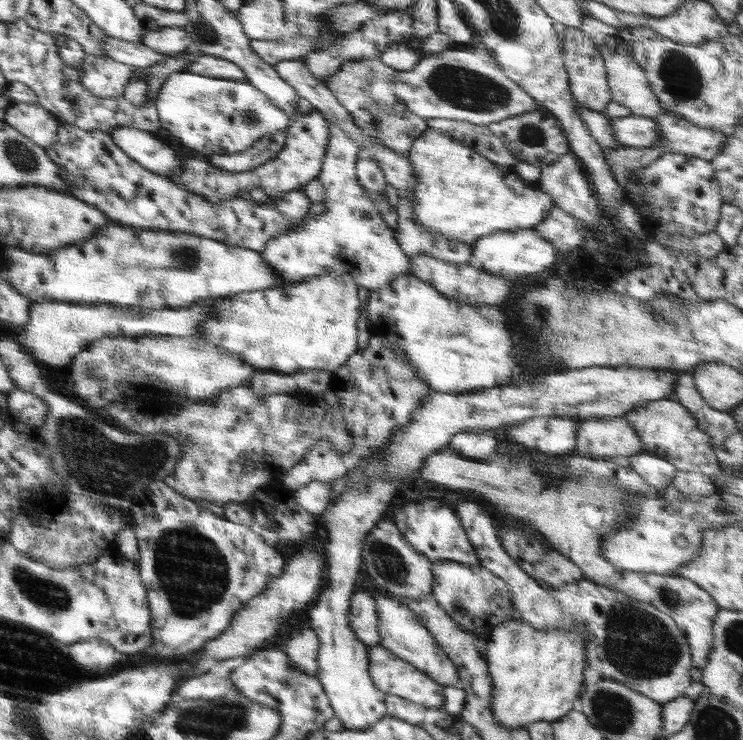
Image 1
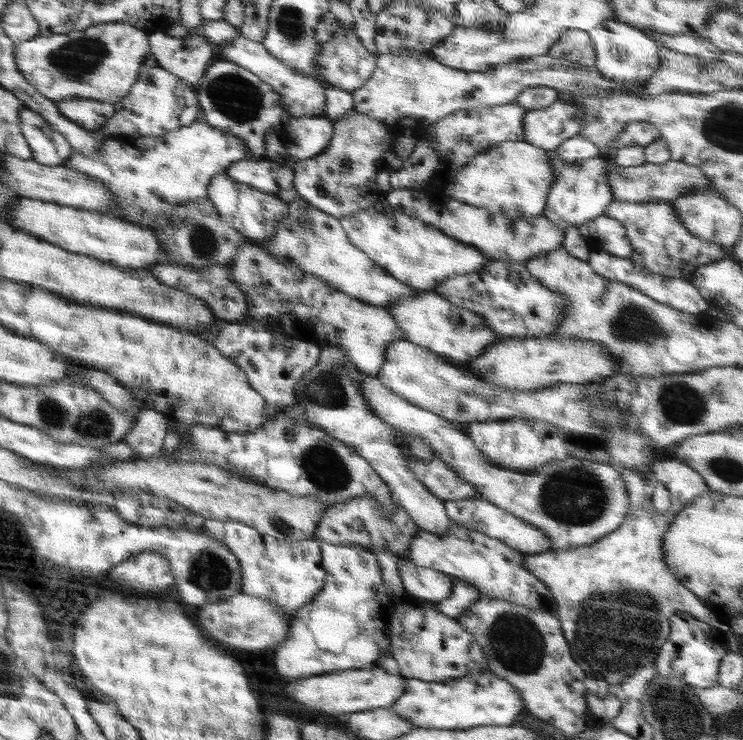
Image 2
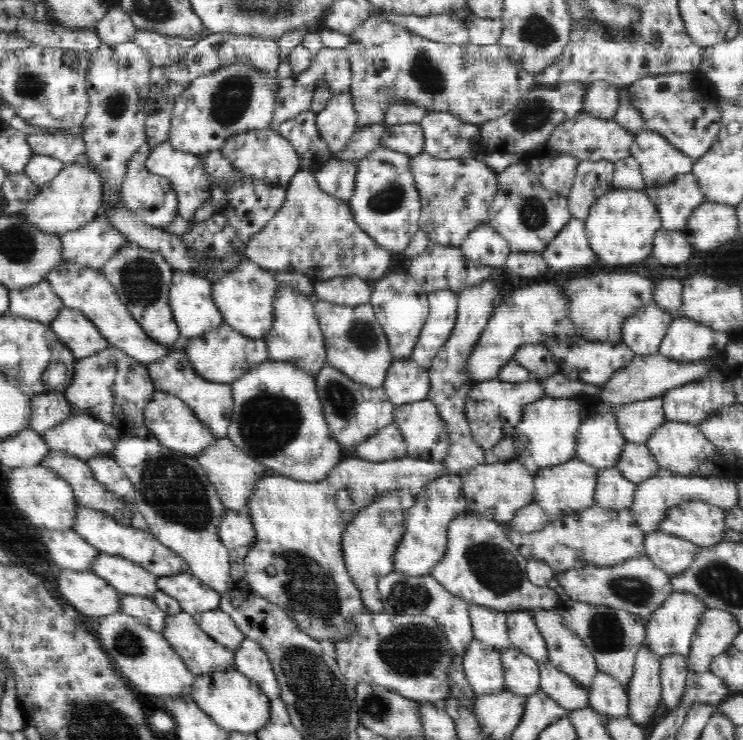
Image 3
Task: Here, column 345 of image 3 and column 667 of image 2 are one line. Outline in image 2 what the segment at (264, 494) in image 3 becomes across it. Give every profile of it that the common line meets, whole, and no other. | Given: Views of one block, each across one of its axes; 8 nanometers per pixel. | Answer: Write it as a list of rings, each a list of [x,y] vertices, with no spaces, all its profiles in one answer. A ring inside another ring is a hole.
[[[596,444],[598,448],[594,448],[594,450],[576,450],[576,458],[586,458],[588,461],[597,462],[597,463],[606,463],[608,465],[612,465],[612,467],[618,469],[621,472],[621,478],[626,482],[626,491],[628,491],[628,499],[630,499],[630,508],[628,508],[628,512],[626,514],[626,518],[624,518],[624,522],[618,527],[616,530],[610,532],[606,536],[594,541],[594,543],[589,545],[582,545],[578,547],[574,547],[572,549],[560,549],[557,551],[550,550],[545,553],[526,553],[524,556],[524,567],[526,569],[530,569],[550,591],[552,591],[552,595],[554,595],[554,599],[556,599],[556,613],[555,615],[560,620],[561,629],[566,637],[566,641],[568,641],[569,651],[572,655],[572,659],[584,669],[584,673],[587,674],[588,681],[591,683],[594,680],[604,680],[608,682],[609,685],[618,684],[620,685],[624,680],[627,680],[630,676],[640,668],[644,668],[646,666],[652,666],[654,660],[660,652],[660,647],[666,639],[668,638],[670,632],[670,618],[676,614],[676,612],[688,612],[701,620],[702,622],[711,624],[713,626],[726,628],[725,625],[725,614],[721,613],[720,610],[714,608],[712,605],[707,602],[702,601],[698,595],[694,595],[694,592],[690,591],[684,583],[680,583],[678,581],[678,577],[668,569],[668,565],[666,565],[666,561],[664,561],[664,549],[662,549],[662,540],[664,540],[664,534],[666,534],[666,530],[670,528],[670,524],[674,522],[674,518],[678,515],[678,512],[682,510],[682,508],[686,508],[690,502],[693,502],[694,499],[698,496],[706,495],[710,490],[702,478],[700,473],[696,472],[690,465],[686,465],[674,458],[667,458],[664,460],[658,460],[654,462],[654,464],[644,464],[644,466],[640,466],[638,470],[628,470],[628,468],[624,468],[624,466],[616,466],[614,462],[612,462],[612,458],[610,458],[610,454],[606,452],[605,449],[600,448],[599,444]],[[656,488],[664,488],[668,494],[670,494],[671,504],[664,510],[664,512],[658,512],[656,508],[654,508],[654,490]]]

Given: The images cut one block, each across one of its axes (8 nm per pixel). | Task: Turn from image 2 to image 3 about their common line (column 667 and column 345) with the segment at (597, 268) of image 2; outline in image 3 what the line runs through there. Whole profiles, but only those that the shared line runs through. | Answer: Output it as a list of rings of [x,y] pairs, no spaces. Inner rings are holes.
[[[358,276],[335,277],[314,283],[313,301],[358,306],[369,302],[372,290],[369,280]]]

